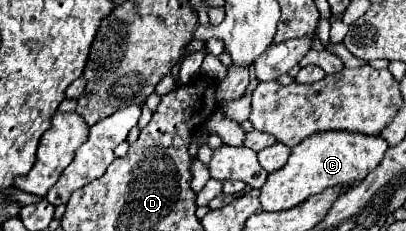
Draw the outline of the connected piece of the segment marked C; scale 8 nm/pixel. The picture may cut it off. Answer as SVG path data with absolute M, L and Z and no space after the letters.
M355 132L313 134L311 138L305 138L299 146L291 148L289 162L281 170L269 174L265 186L261 188L263 210L265 212L289 210L305 202L309 196L319 194L331 186L353 188L371 170L379 166L385 150L387 150L387 142L379 136L365 136L365 134L355 134Z

